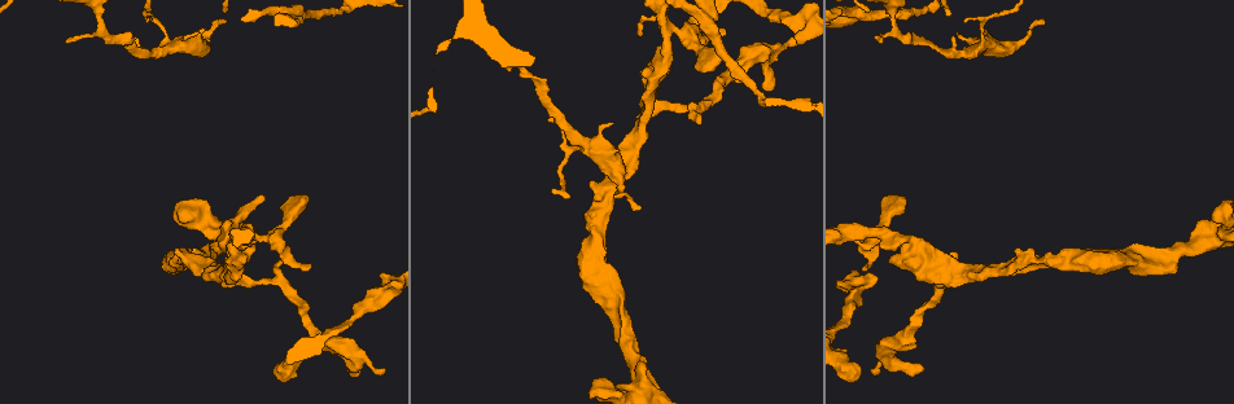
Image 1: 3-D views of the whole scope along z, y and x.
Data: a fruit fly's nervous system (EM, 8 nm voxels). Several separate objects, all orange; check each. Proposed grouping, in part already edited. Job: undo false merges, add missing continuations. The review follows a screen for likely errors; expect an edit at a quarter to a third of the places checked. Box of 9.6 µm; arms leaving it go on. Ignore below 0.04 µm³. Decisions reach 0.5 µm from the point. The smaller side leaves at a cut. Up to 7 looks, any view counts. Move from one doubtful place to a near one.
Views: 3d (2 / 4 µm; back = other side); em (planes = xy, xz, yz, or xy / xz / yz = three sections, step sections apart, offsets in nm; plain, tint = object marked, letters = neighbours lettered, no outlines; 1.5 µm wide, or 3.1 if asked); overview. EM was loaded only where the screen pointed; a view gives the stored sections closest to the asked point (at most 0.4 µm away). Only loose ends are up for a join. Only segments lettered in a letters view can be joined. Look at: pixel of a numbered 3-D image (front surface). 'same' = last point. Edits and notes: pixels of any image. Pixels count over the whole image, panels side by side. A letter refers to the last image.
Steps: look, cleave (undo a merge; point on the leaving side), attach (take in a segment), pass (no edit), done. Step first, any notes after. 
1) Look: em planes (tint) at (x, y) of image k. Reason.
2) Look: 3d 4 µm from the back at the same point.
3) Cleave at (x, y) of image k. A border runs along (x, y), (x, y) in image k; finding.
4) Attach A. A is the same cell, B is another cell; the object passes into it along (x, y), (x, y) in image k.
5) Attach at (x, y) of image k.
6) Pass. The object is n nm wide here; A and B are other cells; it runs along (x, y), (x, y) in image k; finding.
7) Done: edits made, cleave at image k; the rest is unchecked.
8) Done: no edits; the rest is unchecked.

Look: em planes (letters) at (711, 25) of image 1. Three-way junction.

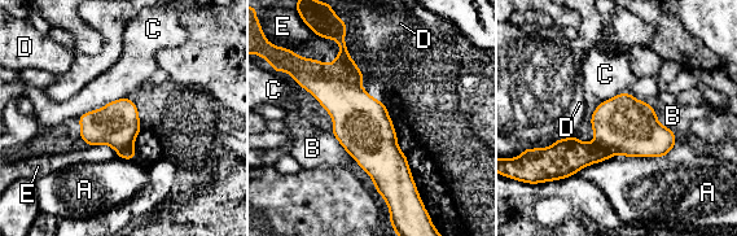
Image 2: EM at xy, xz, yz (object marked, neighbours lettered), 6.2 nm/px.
Cleave at (343, 61) of image 2. The object is 280 nm wide here; A, B, C, D and E are other cells; a border runs along (333, 64), (359, 81) in image 2; a second cell is stuck on.

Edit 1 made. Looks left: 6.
Look: overview. Redraw.

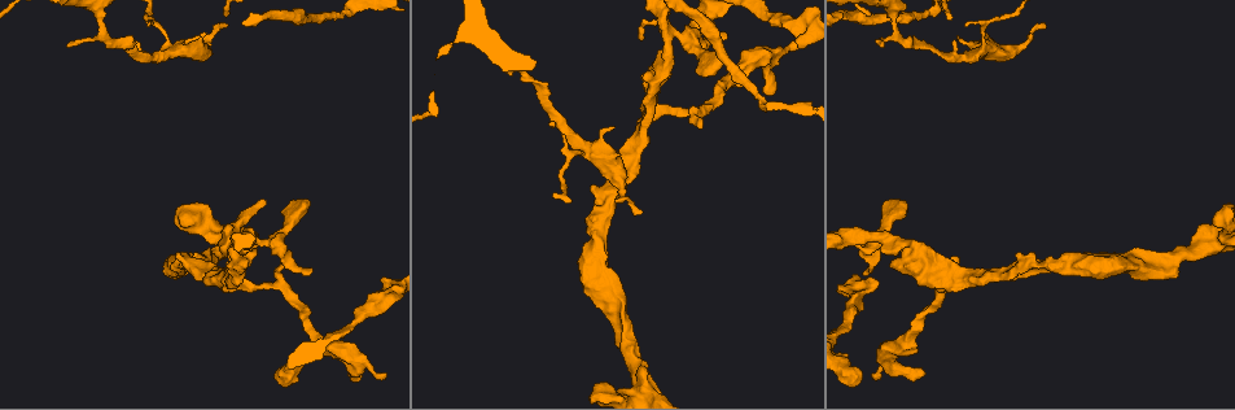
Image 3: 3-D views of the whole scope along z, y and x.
Look: 3d 2 µm at (587, 148) of image 3. Thick turns thin.

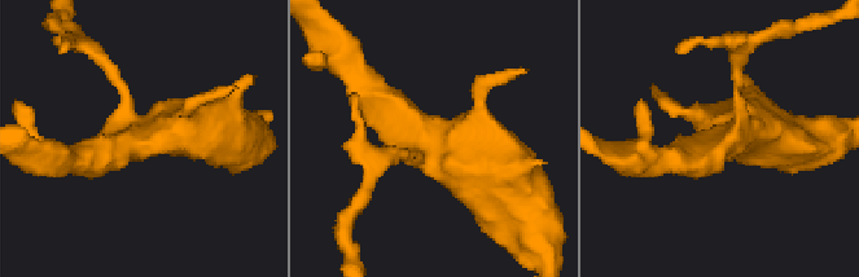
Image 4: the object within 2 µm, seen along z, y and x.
Look: em planes (letters) at (726, 141) of image 4.

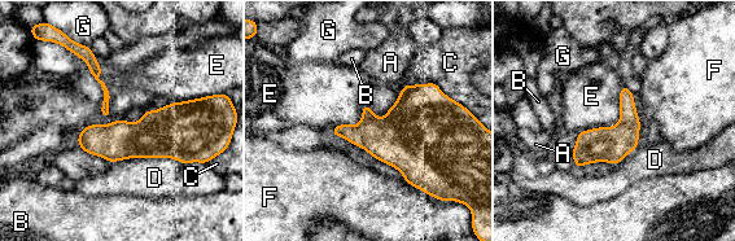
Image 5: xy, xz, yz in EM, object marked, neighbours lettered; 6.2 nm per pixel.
Pass. The object is 220 nm wide here; A, B, C, D, E, F and G are other cells; one cell here.

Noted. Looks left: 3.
Look: 3d 2 µm at (767, 95) of image 3. Free end.

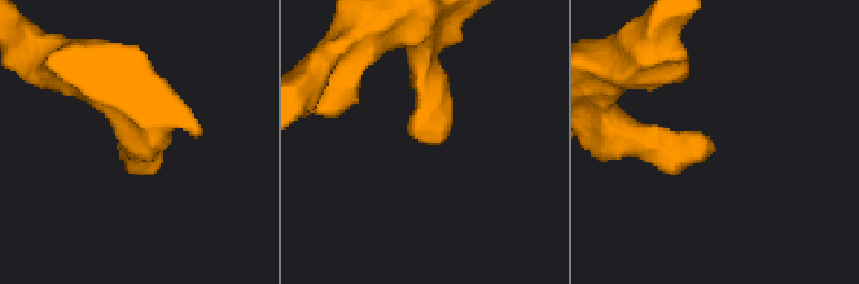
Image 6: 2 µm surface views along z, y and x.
Look: em planes (letters) at (713, 150) of image 6.

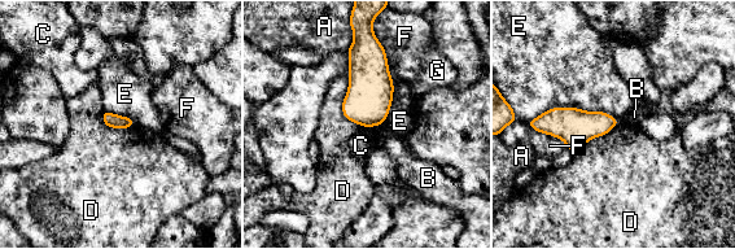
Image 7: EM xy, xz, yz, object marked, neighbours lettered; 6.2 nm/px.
Pass. The longest contact is with E, 600 nm; A, B, C, D, E, F and G are other cells; a border runs along (348, 74), (342, 114), (384, 123) in image 7; none of them fits.

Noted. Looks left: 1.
Done: edits made, cleave at image 2; the rest is unchecked.

